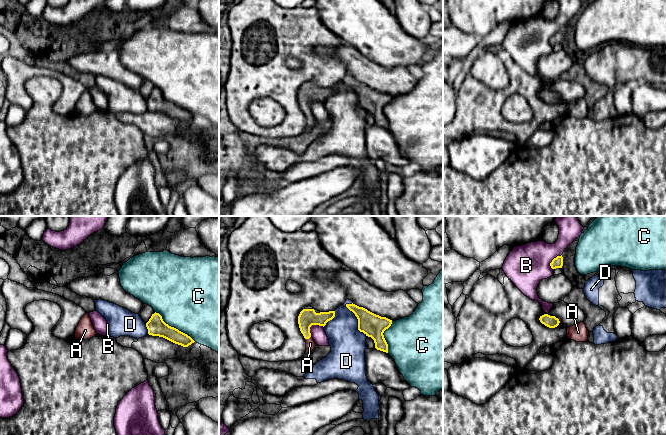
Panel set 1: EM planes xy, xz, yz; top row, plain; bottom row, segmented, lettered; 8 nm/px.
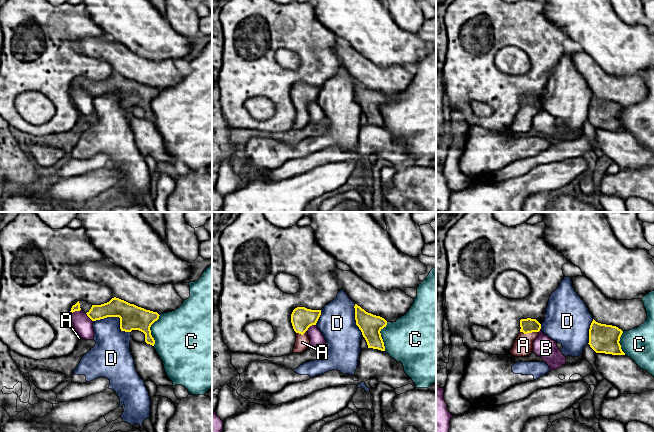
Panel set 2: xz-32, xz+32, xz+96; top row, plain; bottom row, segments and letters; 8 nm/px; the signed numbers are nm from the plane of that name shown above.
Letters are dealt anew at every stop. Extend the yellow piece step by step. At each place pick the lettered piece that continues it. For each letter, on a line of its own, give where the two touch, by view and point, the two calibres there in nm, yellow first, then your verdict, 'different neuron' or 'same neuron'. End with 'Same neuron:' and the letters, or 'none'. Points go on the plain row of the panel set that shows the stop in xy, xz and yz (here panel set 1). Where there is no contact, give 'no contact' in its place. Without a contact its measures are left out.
A: xz (307, 114) | 140/80 nm | same neuron
B: xz (312, 100) | 140/120 nm | different neuron
C: xy (173, 103) | 150/500 nm | different neuron
D: xz (358, 96) | 180/280 nm | different neuron
Same neuron: A

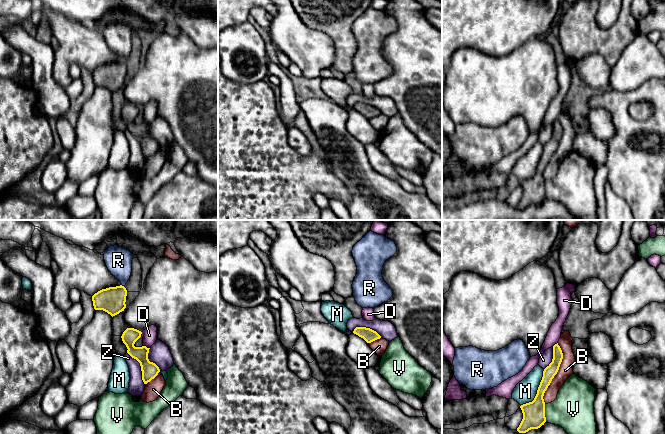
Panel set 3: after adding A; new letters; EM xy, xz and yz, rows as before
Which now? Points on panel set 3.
B: yz (556, 149) | 100/110 nm | different neuron
D: xy (145, 122) | 140/120 nm | different neuron
M: yz (537, 166) | 180/180 nm | different neuron
R: xy (123, 62) | 220/220 nm | different neuron
V: yz (544, 189) | 180/340 nm | different neuron
Z: xy (141, 144) | 140/130 nm | different neuron
Same neuron: none

